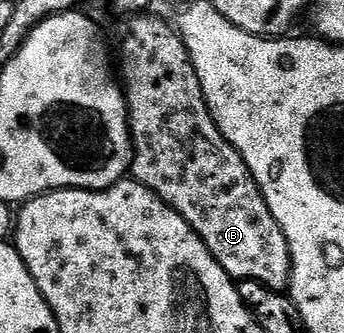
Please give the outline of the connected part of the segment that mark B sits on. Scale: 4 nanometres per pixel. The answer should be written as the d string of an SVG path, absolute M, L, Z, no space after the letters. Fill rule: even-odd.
M134 16L129 19L130 35L122 42L122 74L120 70L120 85L126 95L126 115L130 121L132 157L130 159L129 173L132 175L133 181L147 186L150 191L160 196L160 200L167 202L177 214L184 216L186 223L204 240L208 252L212 252L212 256L218 261L220 268L224 268L224 272L228 272L231 278L244 282L259 282L273 290L285 291L290 285L292 264L290 263L288 240L284 236L280 224L276 224L276 220L272 216L272 212L262 195L262 189L256 184L252 172L244 164L244 160L236 152L236 148L232 148L232 144L228 144L228 140L222 135L220 128L214 123L214 118L210 115L210 109L202 91L202 85L196 76L196 68L190 63L188 48L184 48L184 40L178 35L177 30L174 29L169 21L166 21L166 23L161 22L158 18L146 17L150 16Z

